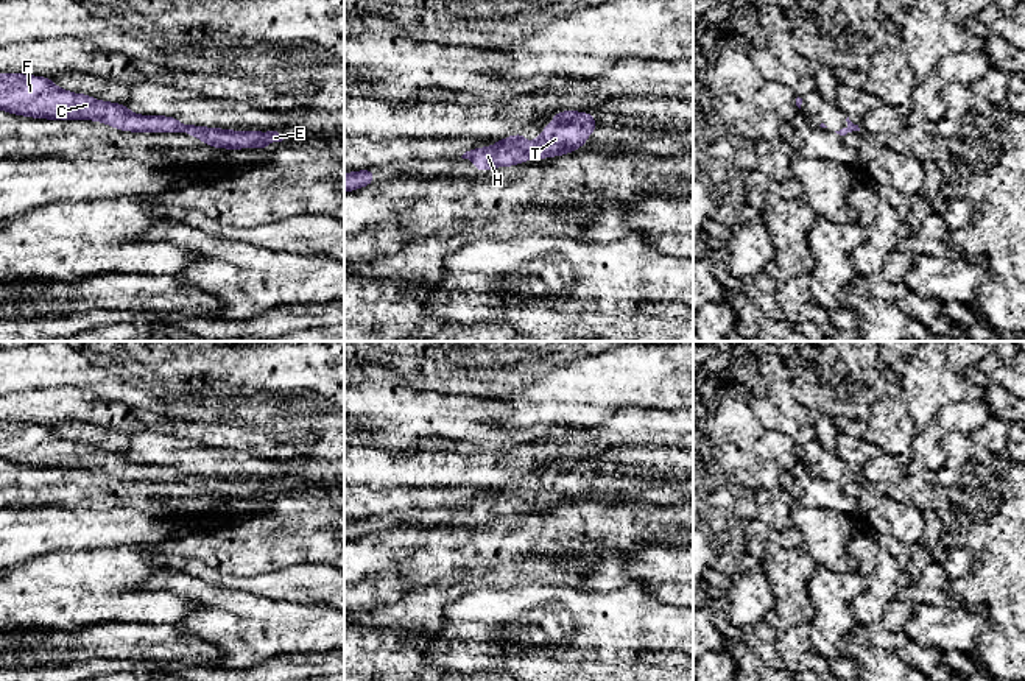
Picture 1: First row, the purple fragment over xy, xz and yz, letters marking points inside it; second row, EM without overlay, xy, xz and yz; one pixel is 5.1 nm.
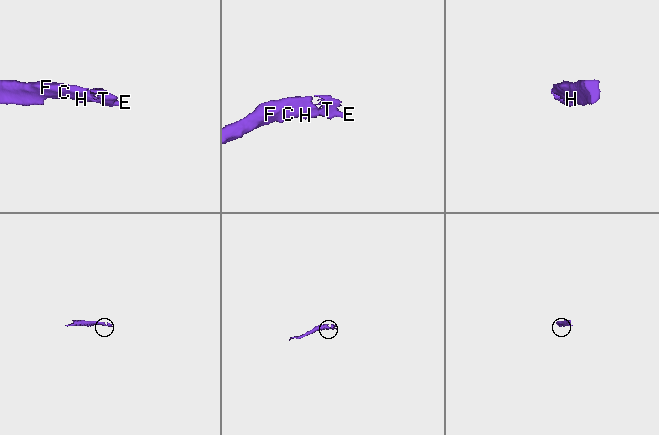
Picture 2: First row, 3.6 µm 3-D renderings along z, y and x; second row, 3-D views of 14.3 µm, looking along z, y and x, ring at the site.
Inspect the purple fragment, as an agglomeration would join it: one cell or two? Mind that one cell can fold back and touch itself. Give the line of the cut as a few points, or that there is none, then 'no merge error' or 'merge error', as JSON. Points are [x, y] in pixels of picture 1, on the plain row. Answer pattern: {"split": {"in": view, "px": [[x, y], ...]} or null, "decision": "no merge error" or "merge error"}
{"split": null, "decision": "no merge error"}

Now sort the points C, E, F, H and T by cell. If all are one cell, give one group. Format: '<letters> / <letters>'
C E F H T

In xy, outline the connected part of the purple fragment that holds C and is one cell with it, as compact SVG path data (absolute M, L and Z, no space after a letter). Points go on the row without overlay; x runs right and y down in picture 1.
M0 422L0 460L12 464L45 469L92 469L129 482L181 482L198 486L204 494L226 499L265 499L271 491L282 491L277 480L234 480L184 474L168 464L142 464L123 452L101 450L86 443L69 441L53 433L53 427Z

